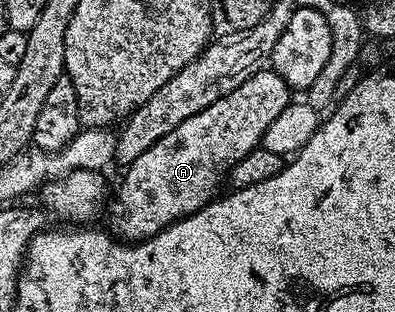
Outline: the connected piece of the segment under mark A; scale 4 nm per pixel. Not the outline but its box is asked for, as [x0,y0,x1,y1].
[107,68,291,240]

